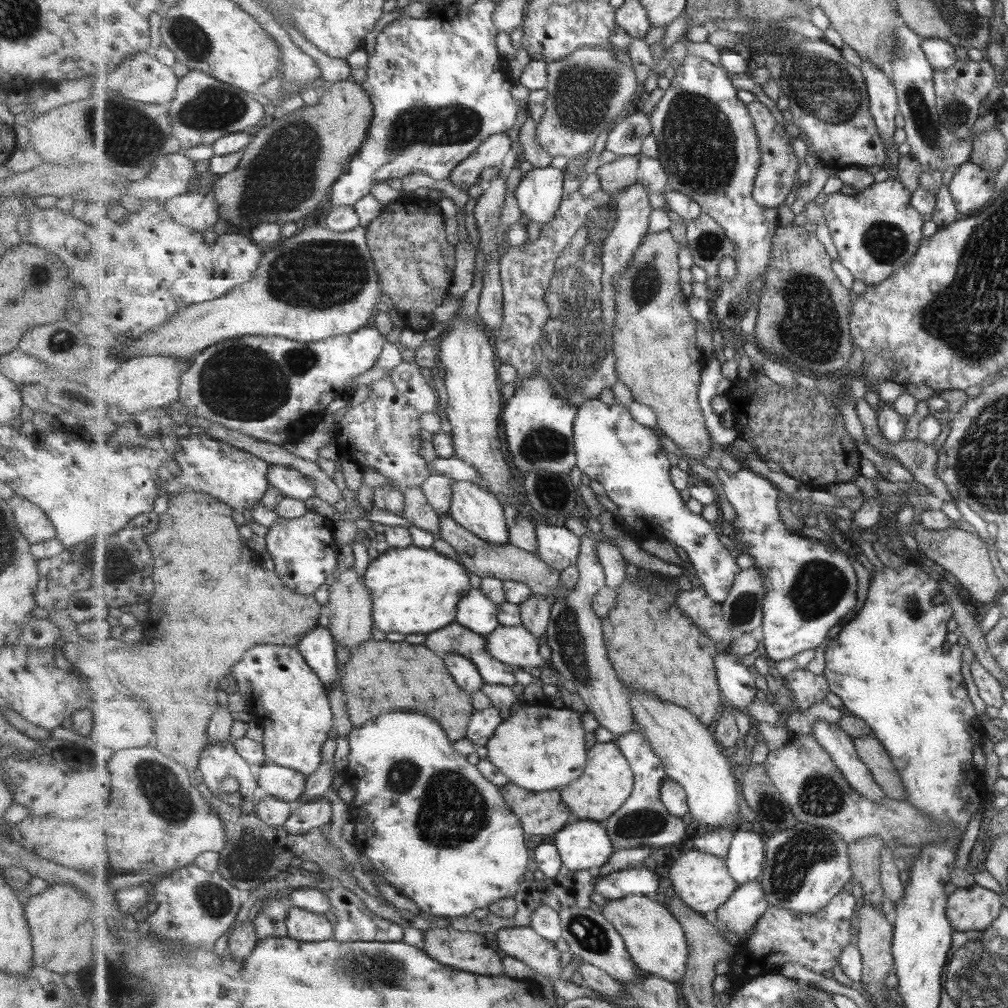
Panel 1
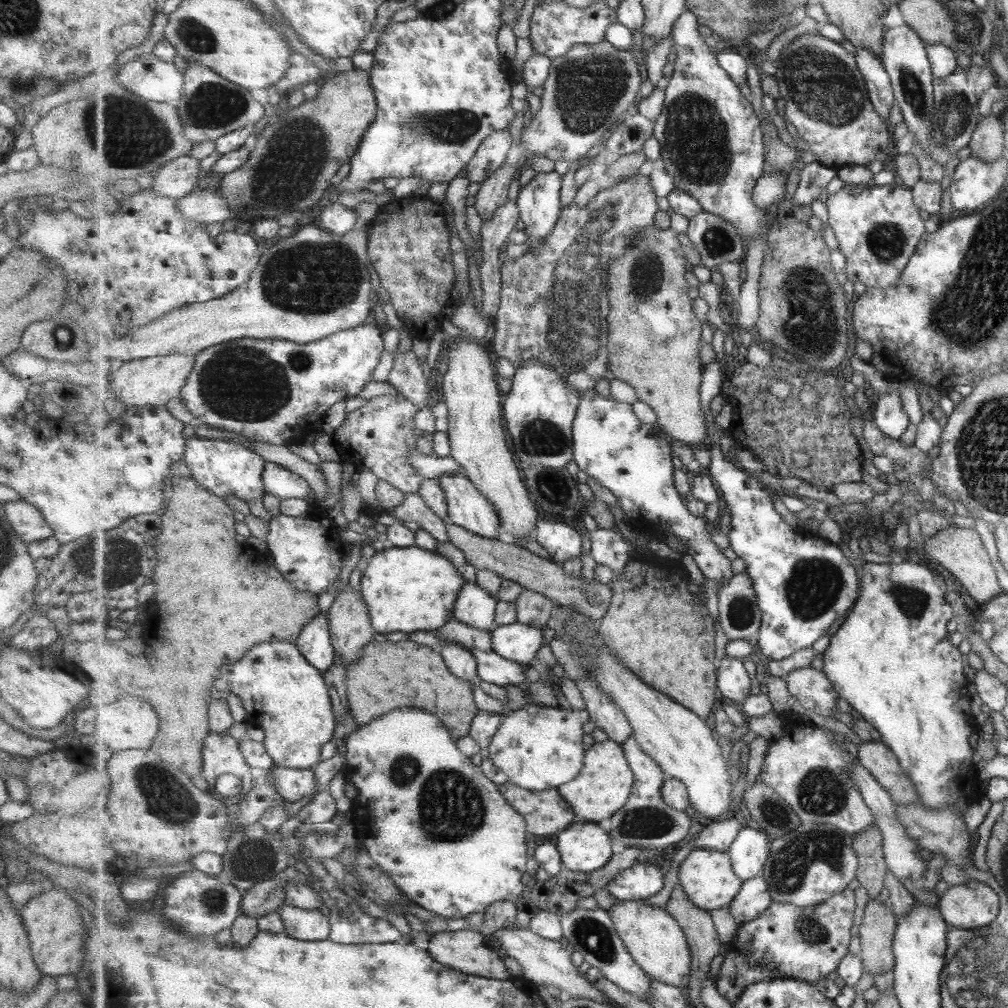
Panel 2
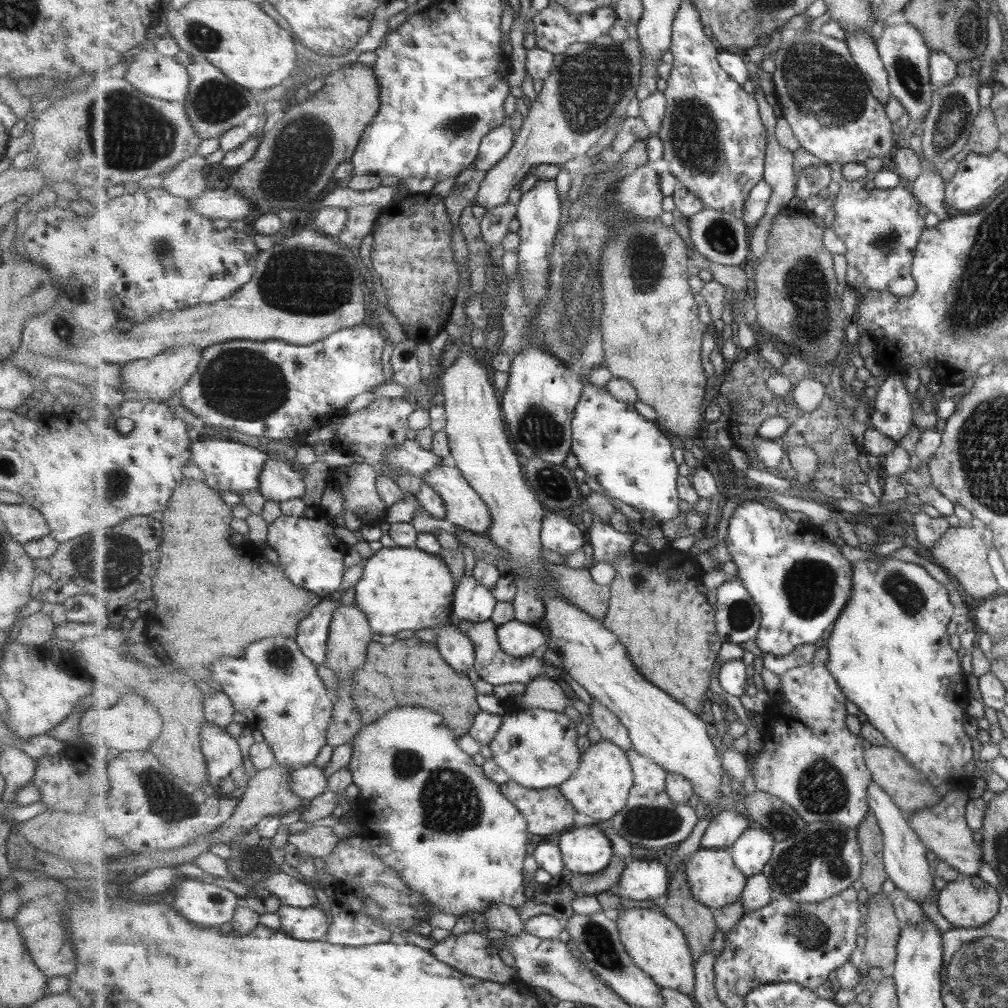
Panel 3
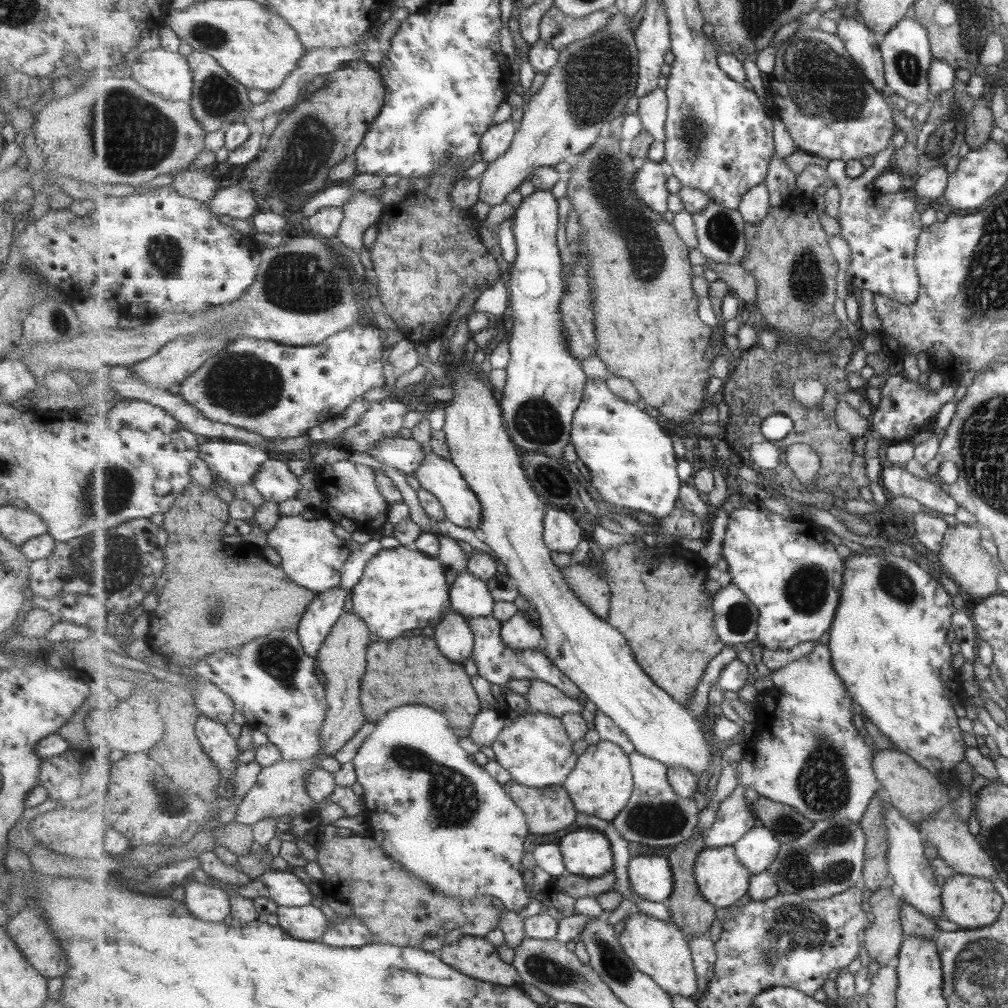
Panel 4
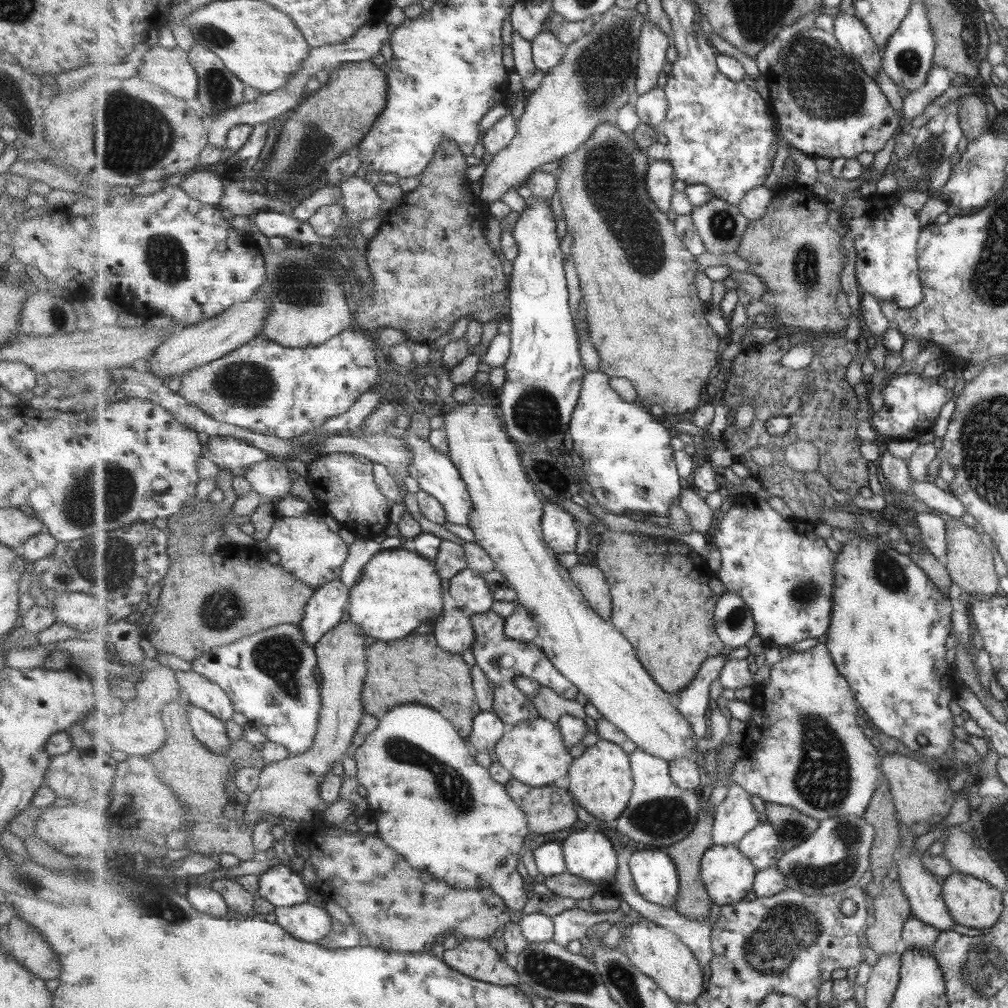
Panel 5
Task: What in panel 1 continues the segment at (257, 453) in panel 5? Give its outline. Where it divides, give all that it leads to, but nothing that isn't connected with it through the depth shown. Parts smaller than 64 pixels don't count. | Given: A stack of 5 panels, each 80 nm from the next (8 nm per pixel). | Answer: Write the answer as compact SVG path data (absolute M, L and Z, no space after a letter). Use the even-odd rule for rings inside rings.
M188 434L177 441L174 460L180 471L167 480L164 488L168 494L176 494L182 486L203 492L226 502L240 513L255 511L270 489L270 463L245 450L239 450L226 442L213 439L208 434Z

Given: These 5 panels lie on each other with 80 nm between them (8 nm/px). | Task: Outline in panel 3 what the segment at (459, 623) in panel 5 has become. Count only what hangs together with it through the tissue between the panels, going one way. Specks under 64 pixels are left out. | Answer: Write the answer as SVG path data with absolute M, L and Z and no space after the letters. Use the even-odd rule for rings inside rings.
M456 624L443 626L439 635L439 650L447 662L459 670L459 672L469 672L475 666L476 649L474 642Z

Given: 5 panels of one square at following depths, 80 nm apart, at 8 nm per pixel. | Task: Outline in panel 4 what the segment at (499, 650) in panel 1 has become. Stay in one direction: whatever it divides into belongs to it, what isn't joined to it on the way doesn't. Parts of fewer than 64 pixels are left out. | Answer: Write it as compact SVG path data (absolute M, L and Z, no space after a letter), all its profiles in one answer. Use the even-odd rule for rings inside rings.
M522 610L503 623L502 637L507 647L513 651L536 650L544 638L542 628L536 620L528 618Z

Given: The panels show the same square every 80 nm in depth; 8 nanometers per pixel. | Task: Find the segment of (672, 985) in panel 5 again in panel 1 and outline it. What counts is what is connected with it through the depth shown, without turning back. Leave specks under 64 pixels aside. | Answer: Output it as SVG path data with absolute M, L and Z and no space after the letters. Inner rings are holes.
M632 894L619 900L610 900L601 911L621 933L632 959L645 974L681 982L687 972L690 950L686 931L669 906L655 901L653 897Z

